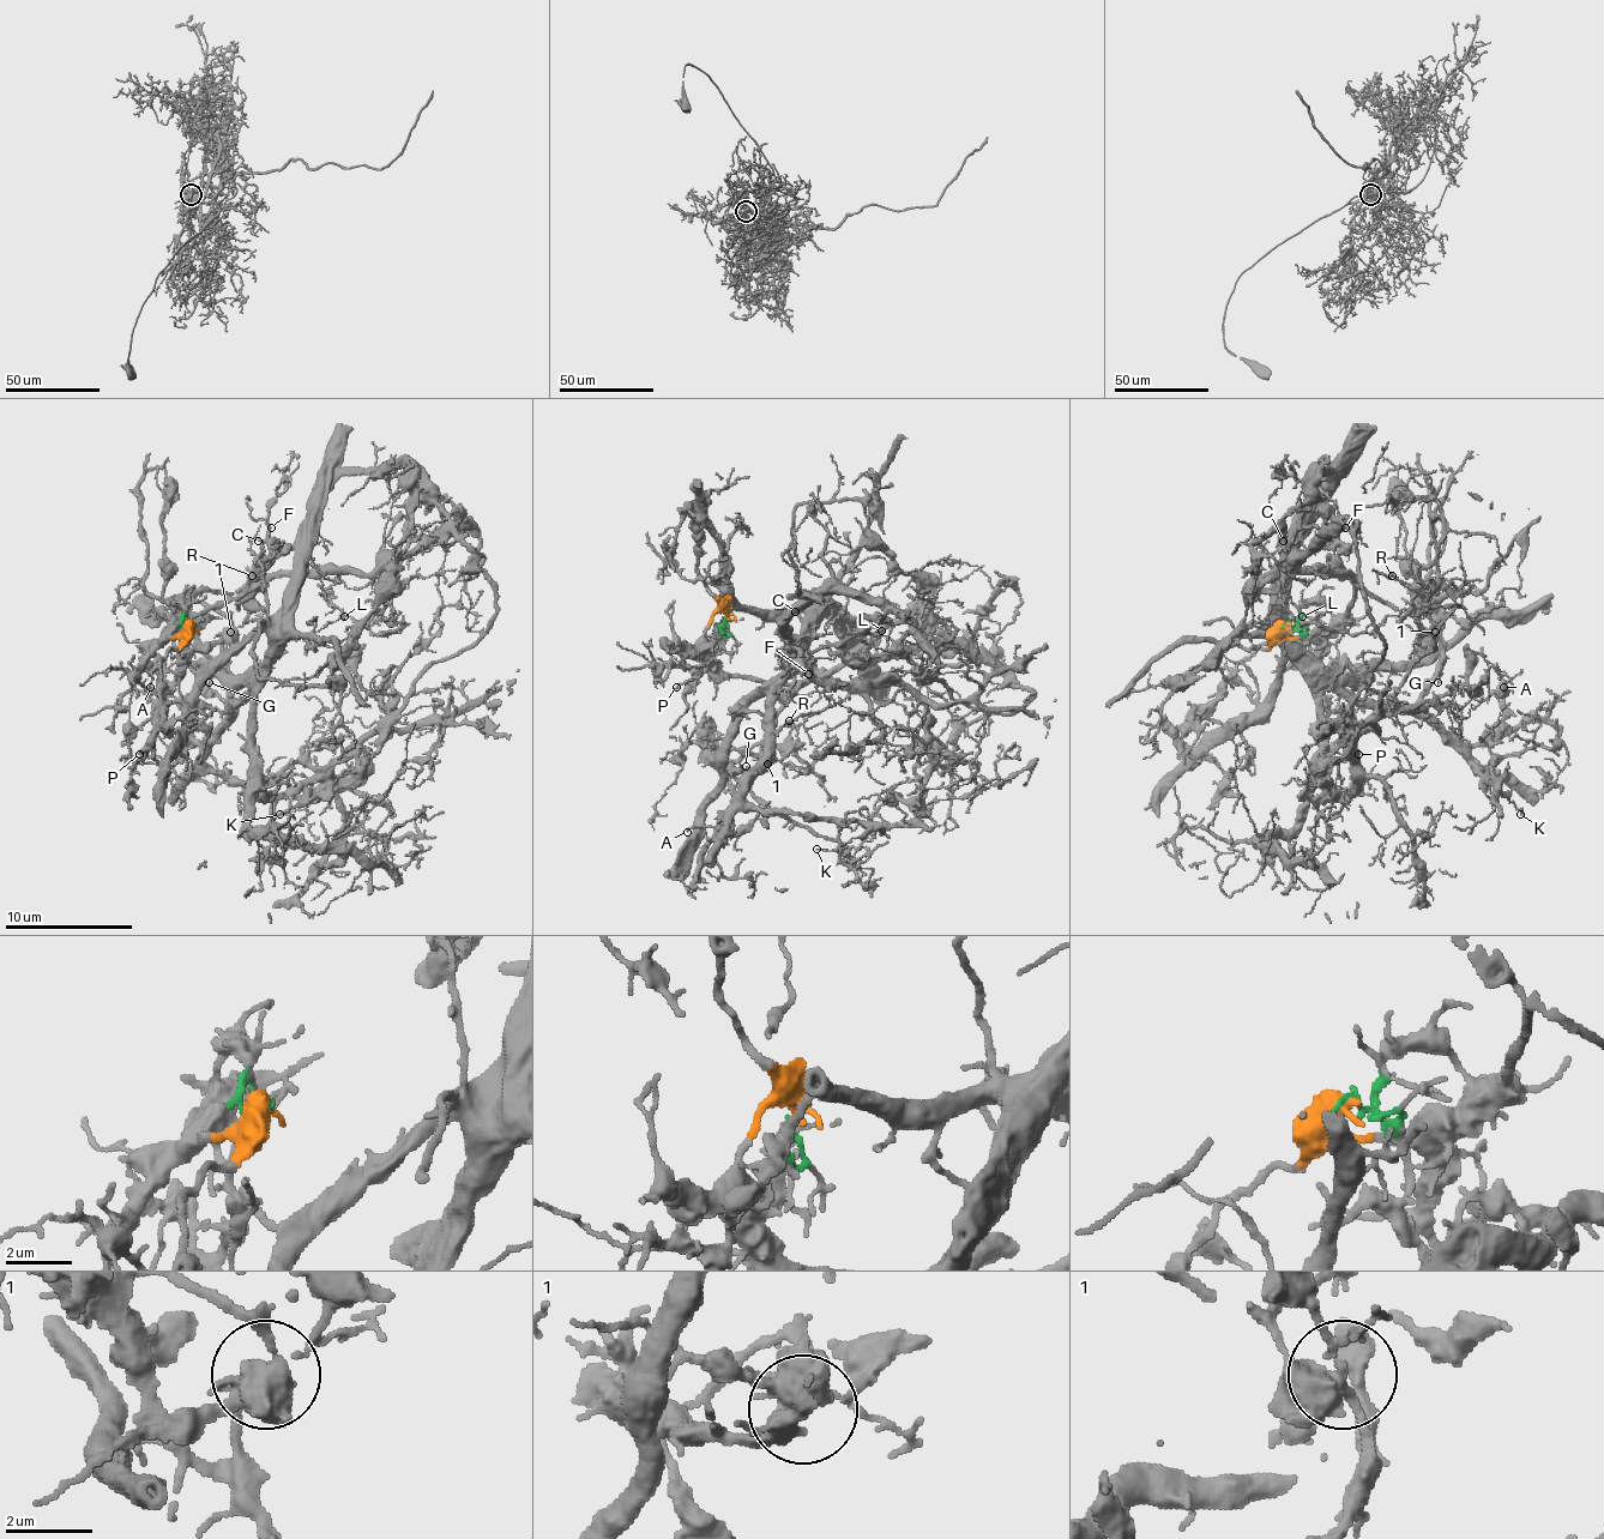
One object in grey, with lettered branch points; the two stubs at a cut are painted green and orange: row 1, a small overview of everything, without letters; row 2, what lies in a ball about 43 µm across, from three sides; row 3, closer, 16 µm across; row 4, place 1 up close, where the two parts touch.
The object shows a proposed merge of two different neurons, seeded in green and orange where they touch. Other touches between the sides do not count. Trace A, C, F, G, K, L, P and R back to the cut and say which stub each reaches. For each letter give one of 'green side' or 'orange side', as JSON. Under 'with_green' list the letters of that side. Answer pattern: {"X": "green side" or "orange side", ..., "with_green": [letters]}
{"A": "green side", "C": "green side", "F": "orange side", "G": "green side", "K": "green side", "L": "green side", "P": "green side", "R": "green side", "with_green": ["A", "C", "G", "K", "L", "P", "R"]}

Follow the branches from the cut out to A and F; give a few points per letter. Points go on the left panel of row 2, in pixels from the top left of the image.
A: (192, 626), (180, 657), (199, 670), (215, 670), (263, 632), (269, 661), (201, 743), (186, 712), (151, 686)
F: (192, 626), (176, 638), (167, 635), (186, 616), (224, 607), (246, 587), (272, 526)

